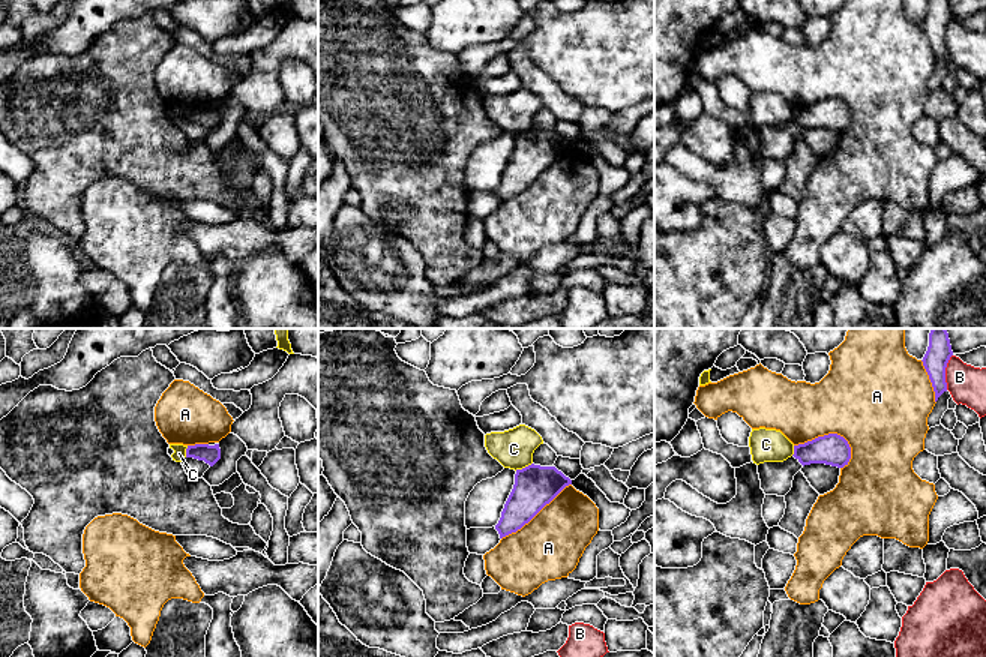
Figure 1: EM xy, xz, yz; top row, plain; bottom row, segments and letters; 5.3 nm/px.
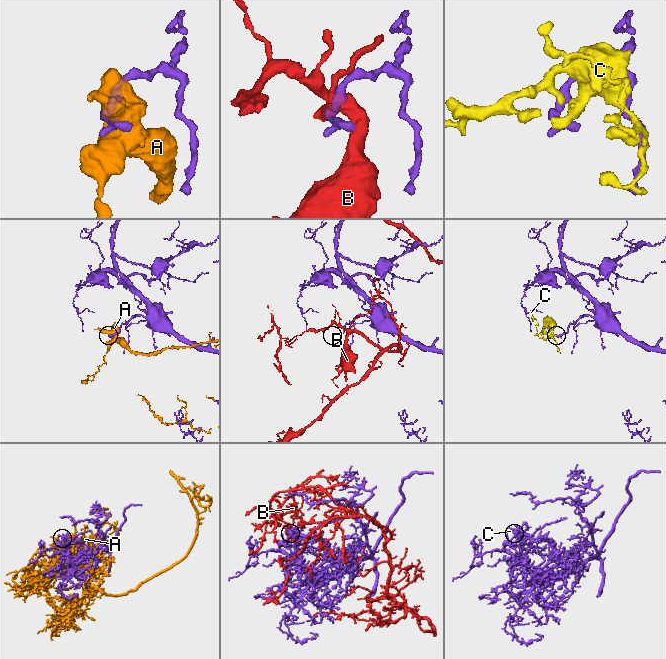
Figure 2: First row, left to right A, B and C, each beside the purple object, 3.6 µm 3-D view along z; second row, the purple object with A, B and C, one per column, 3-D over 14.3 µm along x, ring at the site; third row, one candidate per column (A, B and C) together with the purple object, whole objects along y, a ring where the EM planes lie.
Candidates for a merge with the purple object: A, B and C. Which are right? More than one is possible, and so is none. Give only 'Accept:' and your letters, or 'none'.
Accept: none

